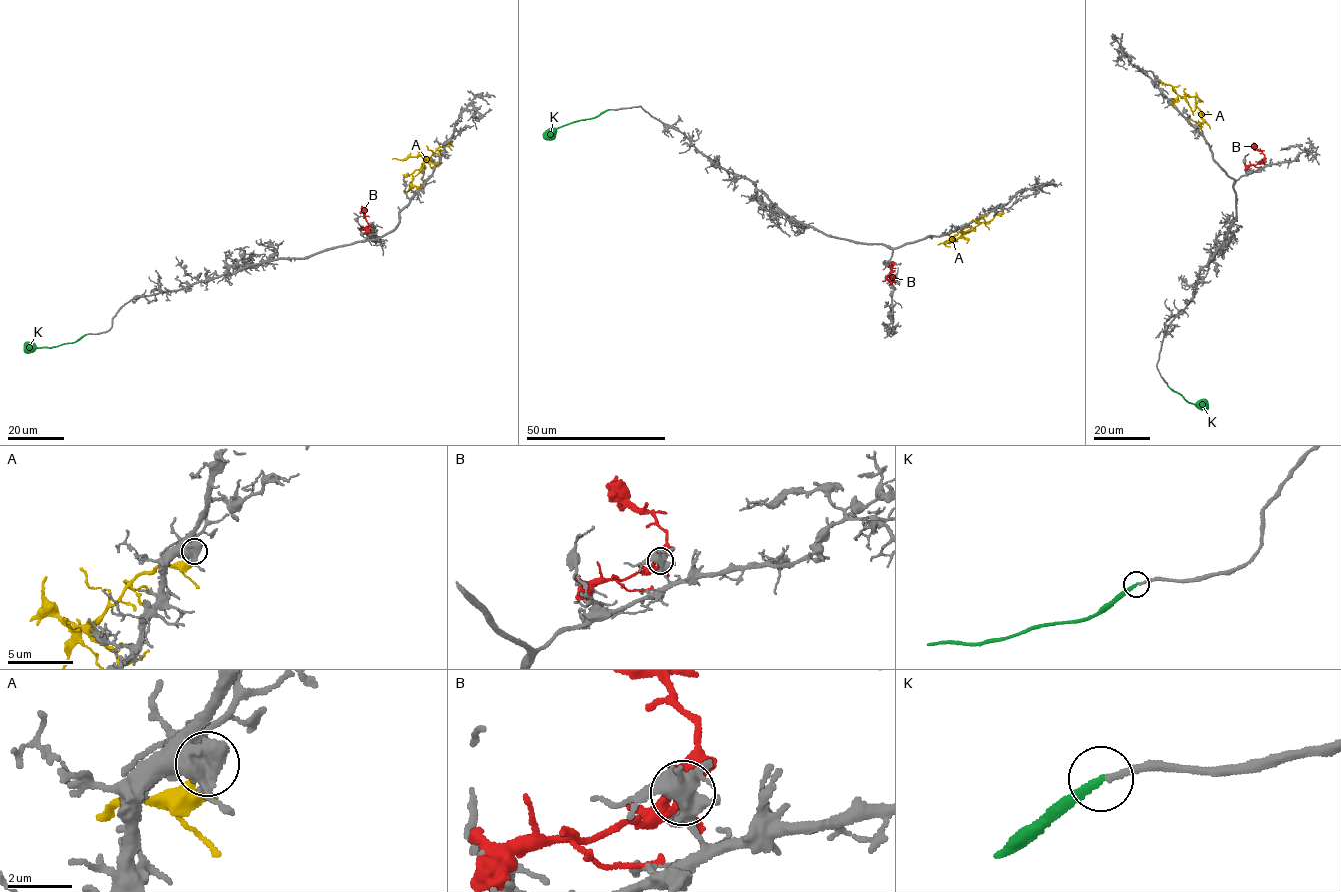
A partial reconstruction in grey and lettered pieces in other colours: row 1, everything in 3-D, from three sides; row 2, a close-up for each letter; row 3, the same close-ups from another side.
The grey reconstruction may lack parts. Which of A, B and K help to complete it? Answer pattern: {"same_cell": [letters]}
{"same_cell": ["K"]}

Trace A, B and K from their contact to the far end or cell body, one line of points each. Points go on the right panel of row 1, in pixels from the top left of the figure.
A: (1160, 80), (1183, 97), (1191, 110), (1196, 106), (1203, 122), (1197, 123), (1189, 118)
B: (1263, 161), (1264, 154), (1253, 142)
K: (1167, 385), (1196, 406), (1207, 404)

